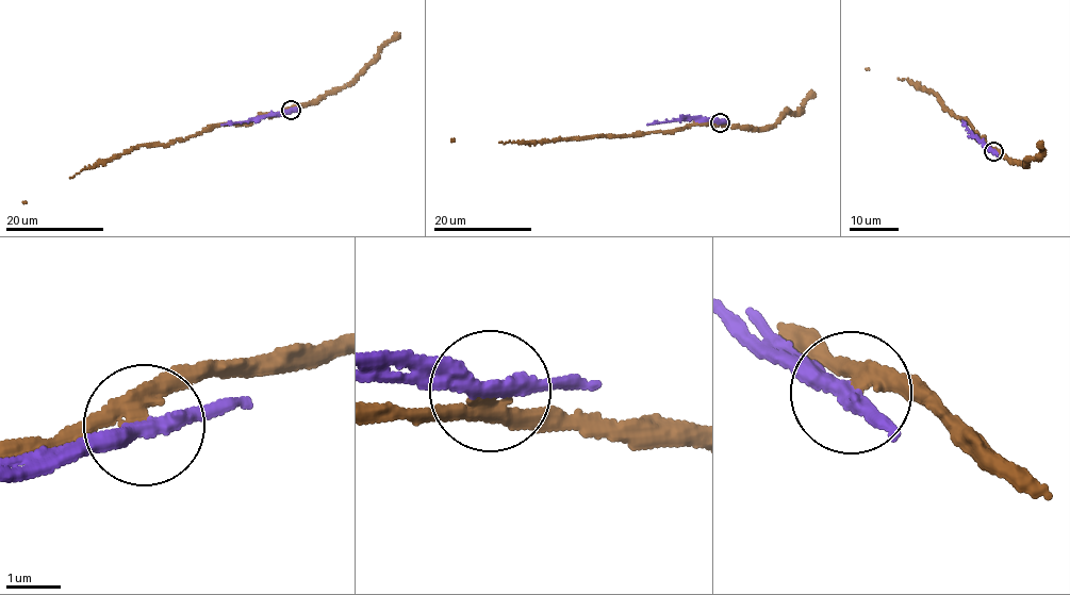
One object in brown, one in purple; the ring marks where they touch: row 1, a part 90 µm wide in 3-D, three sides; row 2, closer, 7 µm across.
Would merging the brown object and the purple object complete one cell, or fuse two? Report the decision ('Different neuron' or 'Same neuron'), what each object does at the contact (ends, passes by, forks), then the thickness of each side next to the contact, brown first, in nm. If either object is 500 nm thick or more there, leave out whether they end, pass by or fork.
Different neuron. At the ring brown passes by. At the ring purple passes by. Thickness 300 nm (brown) against 280 nm

